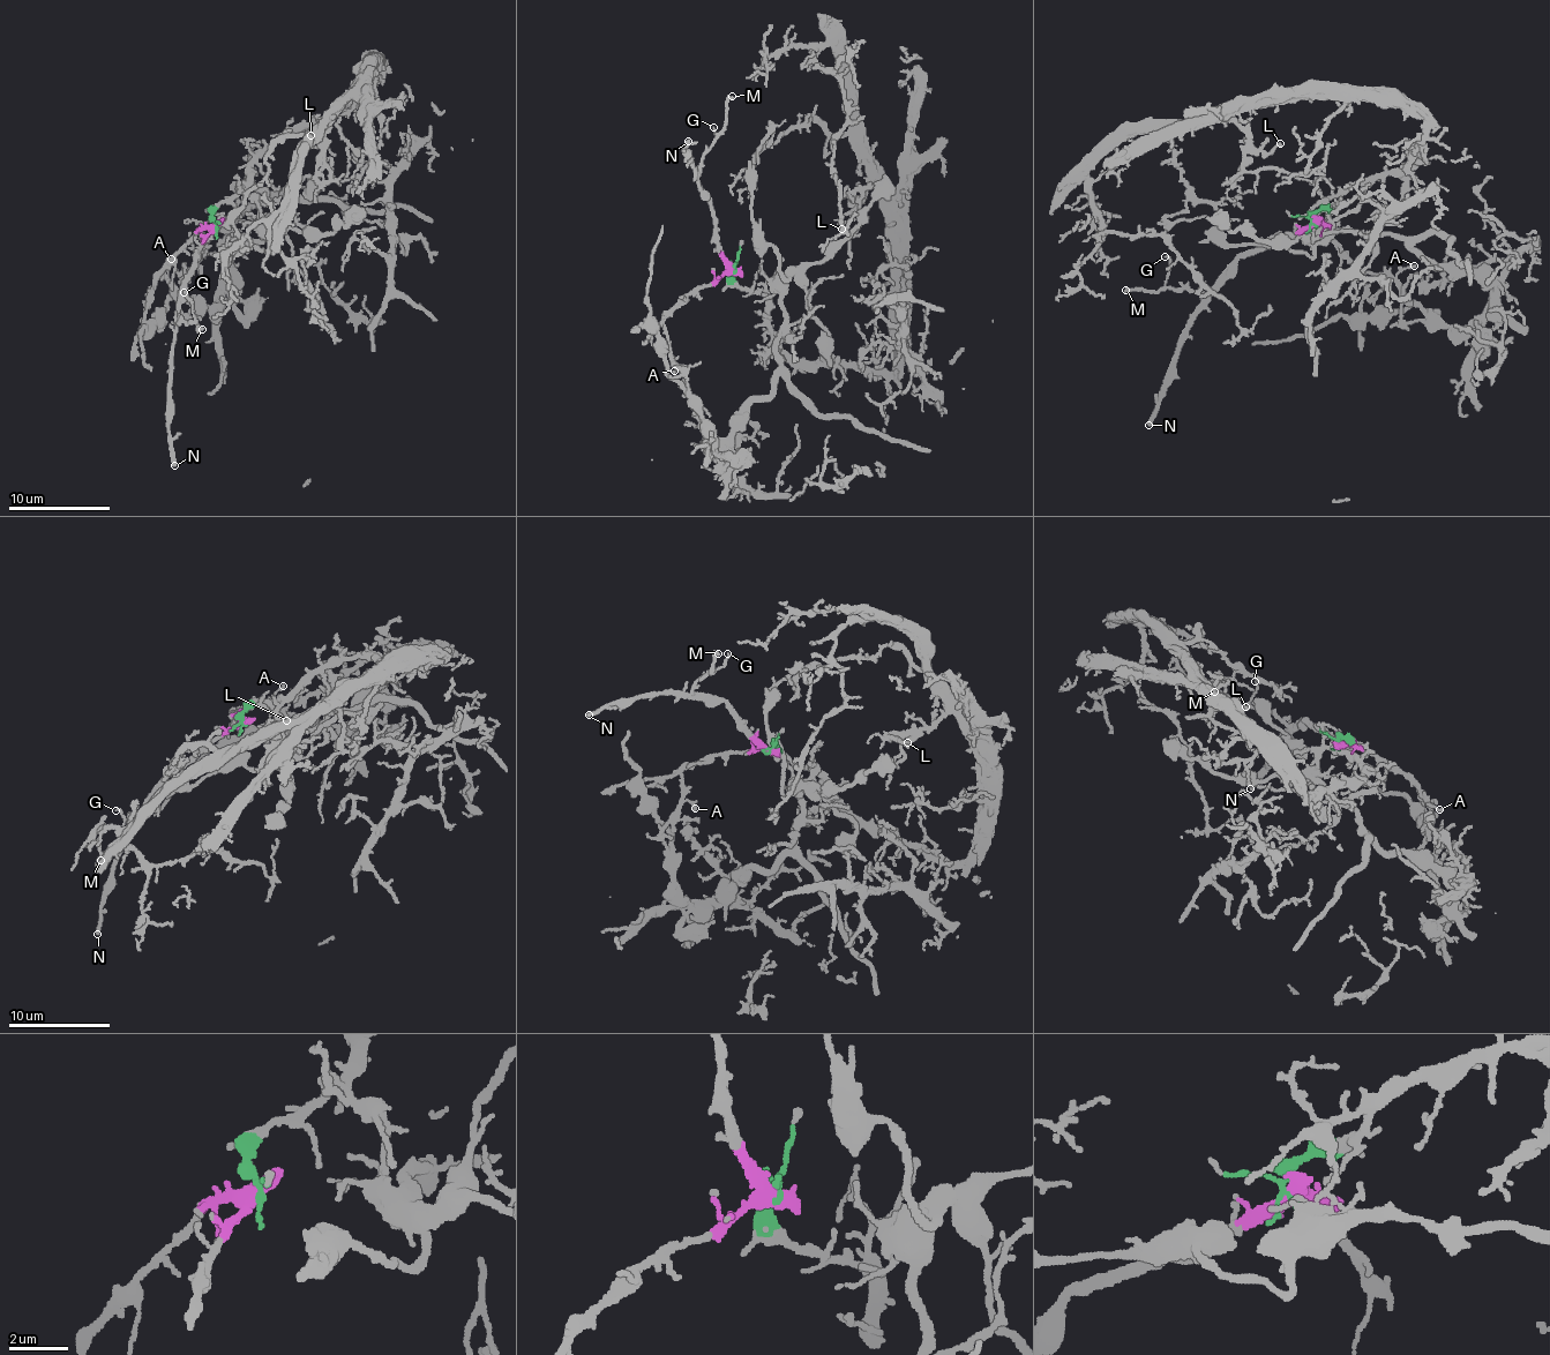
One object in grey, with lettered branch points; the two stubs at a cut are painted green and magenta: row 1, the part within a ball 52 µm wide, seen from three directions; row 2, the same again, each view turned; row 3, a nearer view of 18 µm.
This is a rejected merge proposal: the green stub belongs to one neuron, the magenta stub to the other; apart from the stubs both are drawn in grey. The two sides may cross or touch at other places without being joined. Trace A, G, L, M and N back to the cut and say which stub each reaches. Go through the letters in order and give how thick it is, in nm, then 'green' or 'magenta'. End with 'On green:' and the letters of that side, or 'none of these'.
A: 120 nm | magenta
G: 130 nm | magenta
L: 160 nm | green
M: 220 nm | magenta
N: 280 nm | magenta
On green: L

